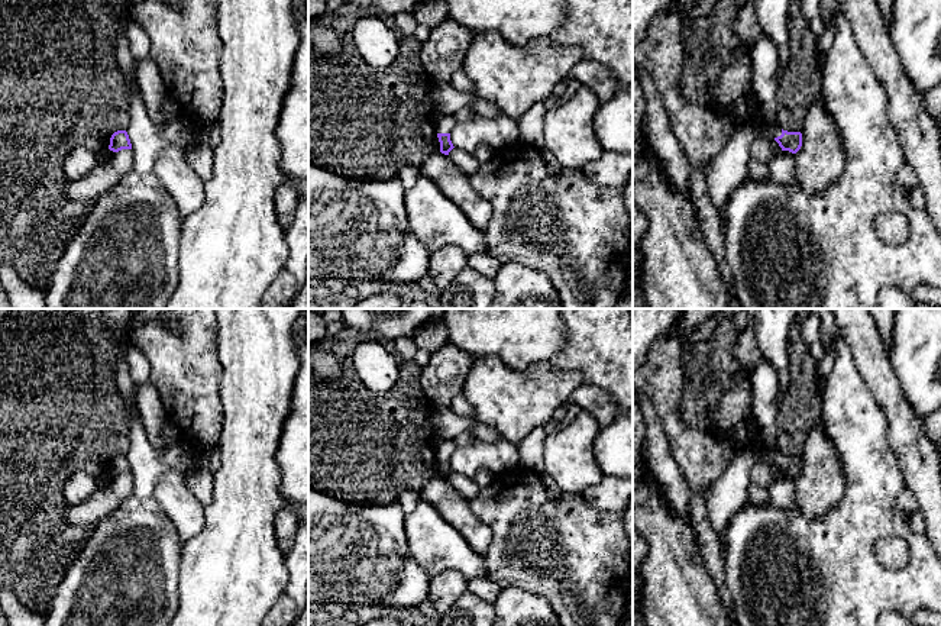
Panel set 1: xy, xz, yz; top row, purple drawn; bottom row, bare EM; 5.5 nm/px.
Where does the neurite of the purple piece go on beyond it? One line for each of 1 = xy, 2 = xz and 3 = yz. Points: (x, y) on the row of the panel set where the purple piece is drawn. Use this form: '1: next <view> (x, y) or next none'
1: next none
2: next xz (445, 125)
3: next yz (765, 55)

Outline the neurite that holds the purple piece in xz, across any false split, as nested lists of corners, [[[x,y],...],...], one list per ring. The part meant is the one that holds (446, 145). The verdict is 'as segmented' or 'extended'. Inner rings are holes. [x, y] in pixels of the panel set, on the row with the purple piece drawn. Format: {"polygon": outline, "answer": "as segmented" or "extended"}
{"polygon": [[[443,114],[442,119],[436,123],[436,132],[440,142],[440,152],[449,155],[449,152],[455,148],[450,141],[450,132],[455,126],[456,120],[452,114]]], "answer": "extended"}

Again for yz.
{"polygon": [[[761,32],[748,52],[754,70],[753,93],[759,101],[763,130],[779,143],[782,151],[796,154],[802,146],[802,133],[783,130],[776,123],[776,72],[779,68],[779,49]]], "answer": "extended"}

